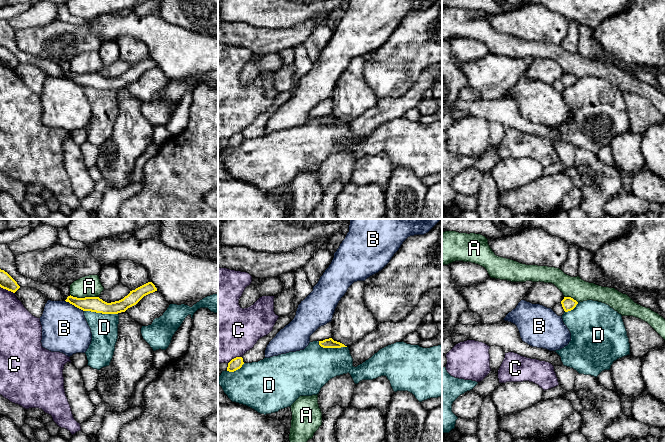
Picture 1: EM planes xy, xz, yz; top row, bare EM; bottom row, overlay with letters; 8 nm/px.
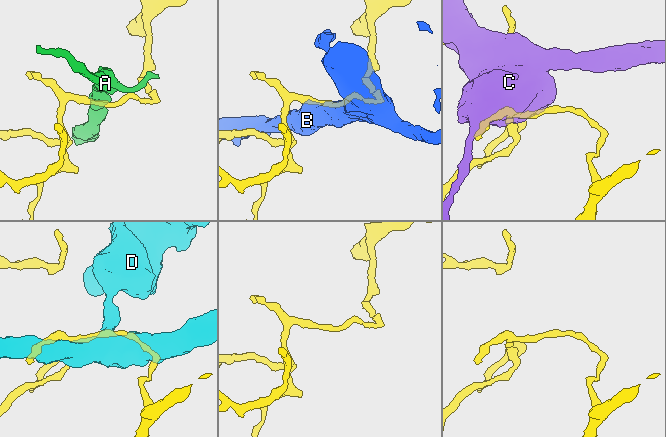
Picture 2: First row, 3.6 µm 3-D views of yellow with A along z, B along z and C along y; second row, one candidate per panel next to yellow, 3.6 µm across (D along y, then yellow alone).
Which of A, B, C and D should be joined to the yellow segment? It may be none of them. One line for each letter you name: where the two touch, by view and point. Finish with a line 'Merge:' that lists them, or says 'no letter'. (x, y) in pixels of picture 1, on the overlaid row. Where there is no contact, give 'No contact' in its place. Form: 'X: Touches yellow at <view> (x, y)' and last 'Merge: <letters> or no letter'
Merge: no letter

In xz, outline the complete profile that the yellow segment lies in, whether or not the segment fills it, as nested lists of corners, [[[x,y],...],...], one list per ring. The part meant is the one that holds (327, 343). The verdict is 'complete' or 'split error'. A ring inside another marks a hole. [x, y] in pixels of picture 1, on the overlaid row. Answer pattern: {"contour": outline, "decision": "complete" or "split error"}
{"contour": [[[332,338],[325,339],[323,341],[319,341],[319,345],[323,348],[341,348],[347,347],[344,344],[334,341]]], "decision": "complete"}

